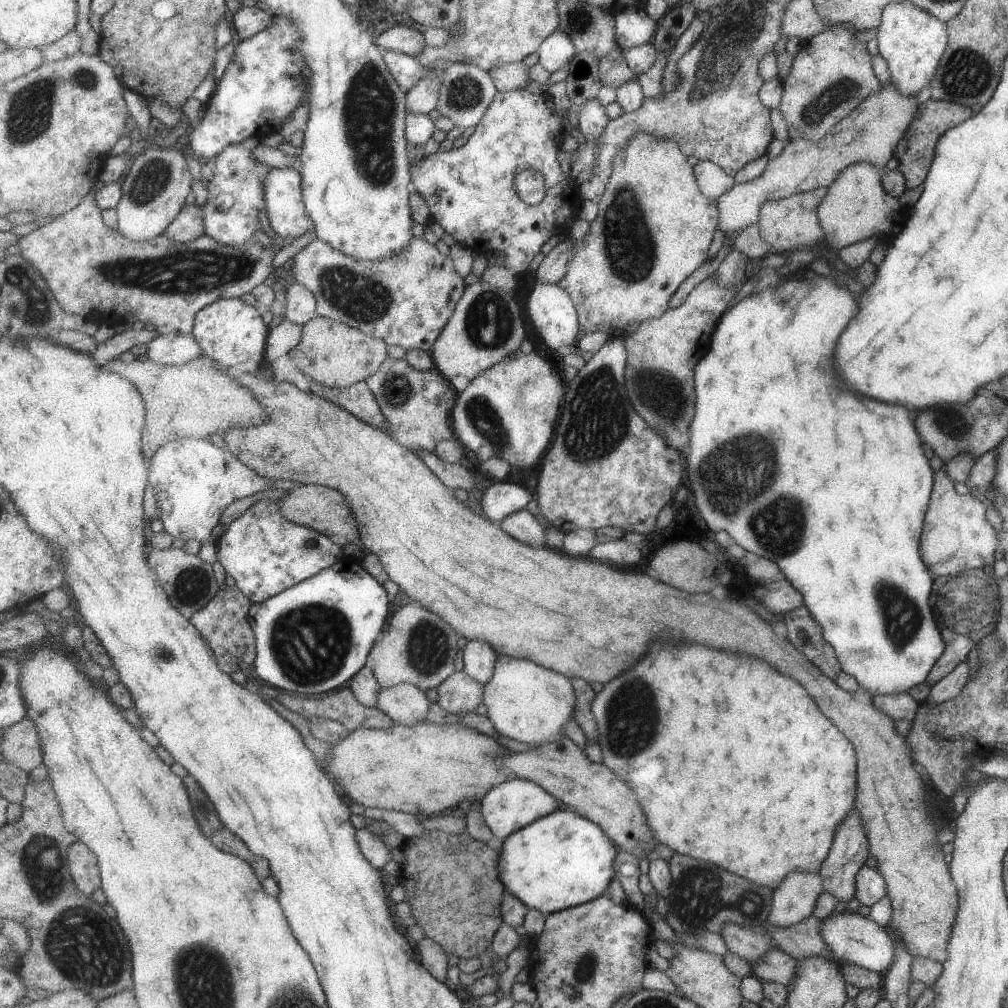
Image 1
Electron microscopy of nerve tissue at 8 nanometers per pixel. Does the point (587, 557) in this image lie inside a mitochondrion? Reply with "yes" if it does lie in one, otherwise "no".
no

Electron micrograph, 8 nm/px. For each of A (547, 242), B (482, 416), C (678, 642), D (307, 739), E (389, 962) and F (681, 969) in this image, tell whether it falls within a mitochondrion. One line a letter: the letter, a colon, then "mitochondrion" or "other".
A: other
B: mitochondrion
C: other
D: other
E: other
F: other

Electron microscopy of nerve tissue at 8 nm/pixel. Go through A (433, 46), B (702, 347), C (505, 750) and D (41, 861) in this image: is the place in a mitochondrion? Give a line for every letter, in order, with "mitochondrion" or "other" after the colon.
A: other
B: other
C: other
D: mitochondrion

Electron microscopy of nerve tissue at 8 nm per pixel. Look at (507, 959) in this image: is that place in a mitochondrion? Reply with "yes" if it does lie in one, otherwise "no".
no

